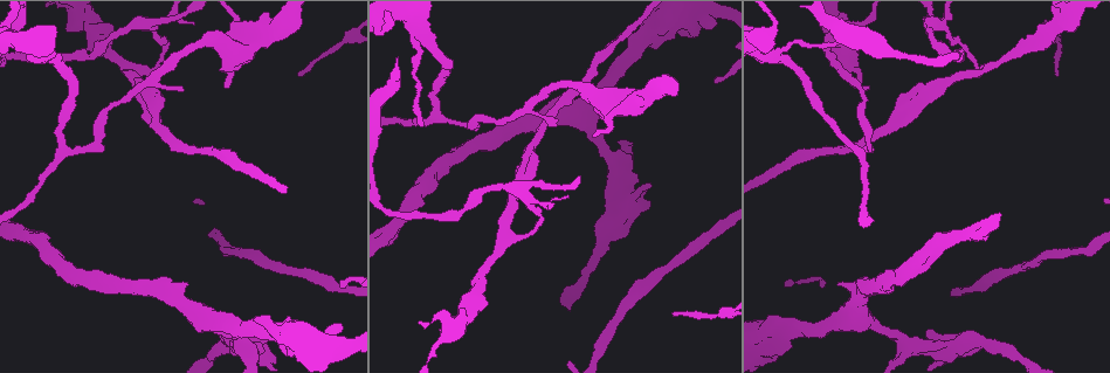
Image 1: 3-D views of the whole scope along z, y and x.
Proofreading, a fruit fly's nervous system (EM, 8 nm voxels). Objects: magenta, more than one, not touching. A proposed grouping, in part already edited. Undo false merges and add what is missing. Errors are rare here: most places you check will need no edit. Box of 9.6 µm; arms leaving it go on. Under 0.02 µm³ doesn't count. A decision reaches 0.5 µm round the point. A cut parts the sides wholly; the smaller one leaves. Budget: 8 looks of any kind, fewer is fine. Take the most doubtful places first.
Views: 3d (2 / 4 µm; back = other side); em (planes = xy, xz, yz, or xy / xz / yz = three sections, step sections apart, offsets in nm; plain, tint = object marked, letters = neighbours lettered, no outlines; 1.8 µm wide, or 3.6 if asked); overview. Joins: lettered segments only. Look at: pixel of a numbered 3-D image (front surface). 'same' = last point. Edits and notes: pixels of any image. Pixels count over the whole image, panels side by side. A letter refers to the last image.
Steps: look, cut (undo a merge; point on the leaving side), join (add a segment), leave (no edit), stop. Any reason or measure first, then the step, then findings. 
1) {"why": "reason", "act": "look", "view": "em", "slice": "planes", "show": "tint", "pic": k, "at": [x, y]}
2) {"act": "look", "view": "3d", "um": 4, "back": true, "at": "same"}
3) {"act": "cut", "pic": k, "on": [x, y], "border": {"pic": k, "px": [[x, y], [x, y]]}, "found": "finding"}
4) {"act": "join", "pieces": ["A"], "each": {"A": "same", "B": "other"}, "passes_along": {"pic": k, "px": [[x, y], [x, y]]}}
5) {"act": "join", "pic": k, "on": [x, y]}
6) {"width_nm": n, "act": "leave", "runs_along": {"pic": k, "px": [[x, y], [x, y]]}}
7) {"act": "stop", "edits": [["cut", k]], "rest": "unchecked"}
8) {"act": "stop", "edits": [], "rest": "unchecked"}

{"why": "three-way junction", "act": "look", "view": "em", "slice": "planes", "show": "letters", "pic": 1, "at": [507, 234]}

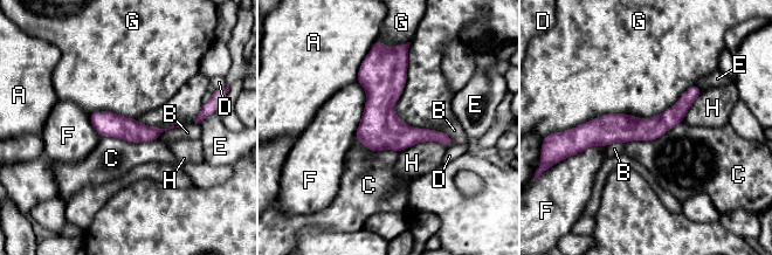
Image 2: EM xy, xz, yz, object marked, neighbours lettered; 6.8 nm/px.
{"longest_contact_nm": ["G", 900], "act": "leave", "each": {"A": "other", "B": "other", "C": "other", "D": "other", "E": "other", "F": "other", "G": "other", "H": "other"}, "border": {"pic": 2, "px": [[101, 136], [130, 142], [158, 139]]}, "found": "all the same neuron"}

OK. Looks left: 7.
{"why": "branch stops here", "act": "look", "view": "3d", "um": 4, "back": true, "pic": 1, "at": [224, 86]}

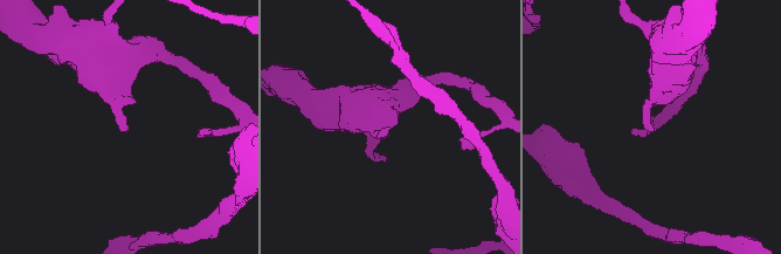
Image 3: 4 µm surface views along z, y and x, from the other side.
{"why": "now the EM", "act": "look", "view": "em", "slice": "planes", "show": "letters", "pic": 3, "at": [128, 128]}

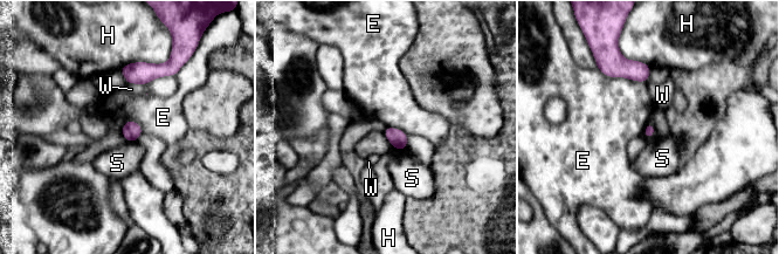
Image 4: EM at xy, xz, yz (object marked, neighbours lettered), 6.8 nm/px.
{"longest_contact_nm": ["E", 360], "act": "leave", "each": {"E": "other", "H": "other", "S": "other", "W": "other"}, "border": {"pic": 4, "px": [[597, 68], [607, 76], [646, 83]]}, "found": "no lettered segment goes on from it"}

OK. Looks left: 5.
{"why": "tapers out", "act": "look", "view": "em", "slice": "xy", "step": 16, "show": "letters", "pic": 1, "at": [193, 25]}

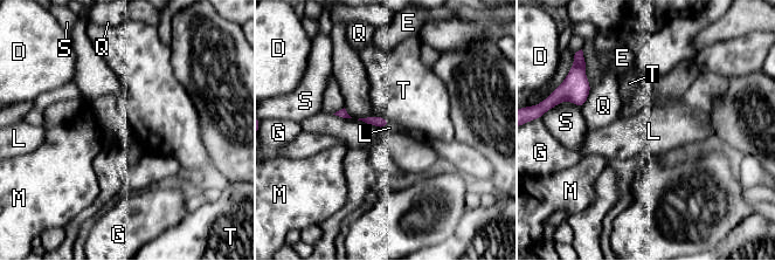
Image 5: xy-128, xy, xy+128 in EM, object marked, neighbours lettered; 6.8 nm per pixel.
{"act": "look", "view": "em", "slice": "planes", "show": "letters", "at": "same"}

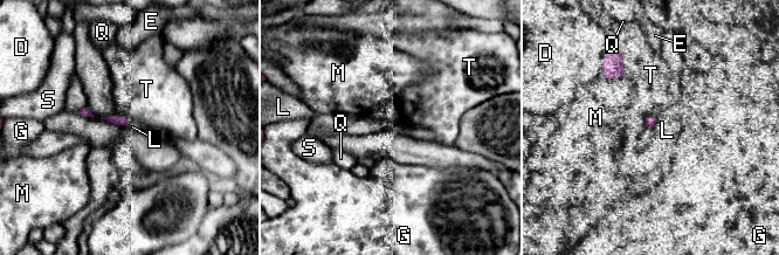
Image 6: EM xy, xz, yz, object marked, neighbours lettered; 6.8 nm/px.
{"longest_contact_nm": ["M", 160], "act": "leave", "each": {"D": "other", "E": "other", "G": "other", "L": "other", "M": "other", "Q": "other", "S": "other", "T": "other"}, "found": "no lettered segment goes on from it"}

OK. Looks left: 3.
{"why": "stops while still wide", "act": "look", "view": "em", "slice": "planes", "show": "letters", "pic": 1, "at": [187, 283]}

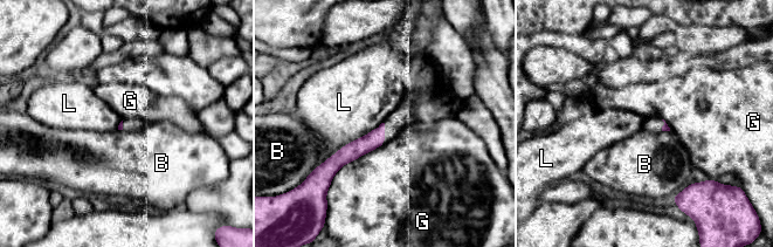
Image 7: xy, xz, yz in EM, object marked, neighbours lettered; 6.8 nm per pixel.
{"act": "leave", "each": {"B": "other", "G": "other", "L": "other"}, "runs_along": {"pic": 7, "px": [[381, 128], [331, 167]]}, "found": "none of them fits"}

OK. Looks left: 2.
{"act": "stop", "edits": [], "rest": "unchecked"}

